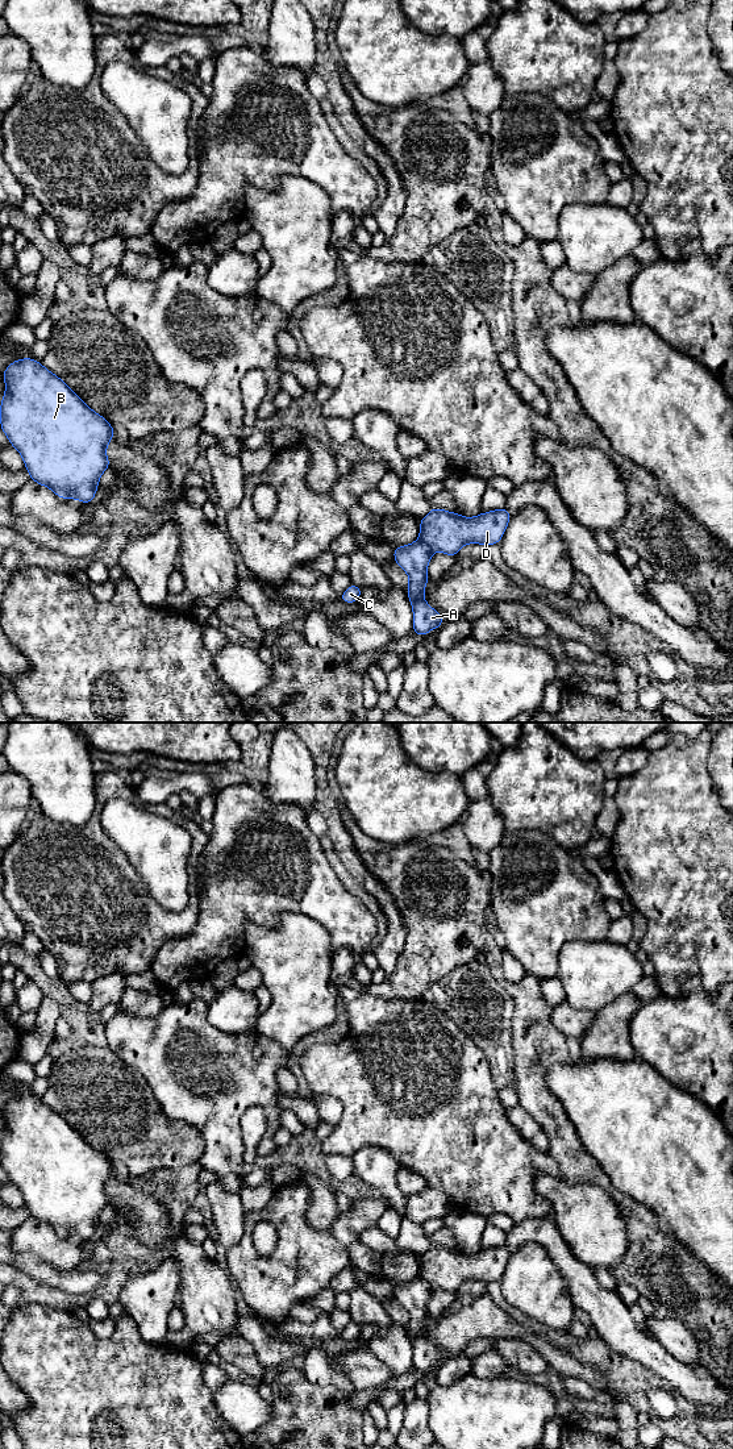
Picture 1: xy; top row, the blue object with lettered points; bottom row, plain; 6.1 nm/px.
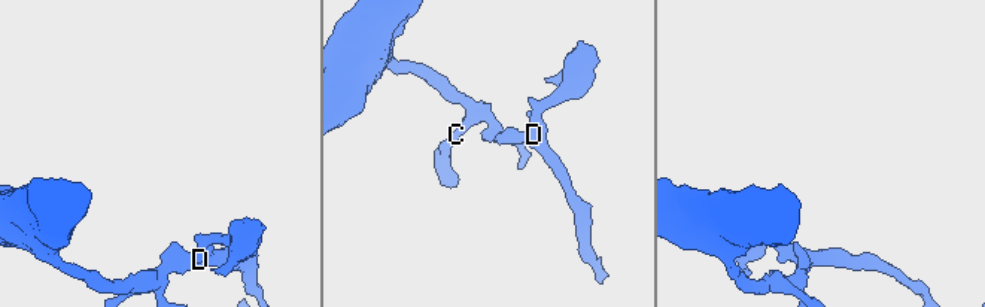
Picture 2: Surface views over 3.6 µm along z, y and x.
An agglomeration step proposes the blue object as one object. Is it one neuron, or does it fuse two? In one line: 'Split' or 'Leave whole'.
Split

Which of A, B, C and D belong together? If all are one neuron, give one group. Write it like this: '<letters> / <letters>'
A B C / D

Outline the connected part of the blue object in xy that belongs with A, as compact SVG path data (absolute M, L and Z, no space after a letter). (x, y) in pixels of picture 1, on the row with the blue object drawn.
M420 540L409 545L393 547L393 561L409 576L407 594L413 611L413 632L418 637L445 624L441 613L424 600L425 586L429 582L426 569L432 561L432 554L433 550Z

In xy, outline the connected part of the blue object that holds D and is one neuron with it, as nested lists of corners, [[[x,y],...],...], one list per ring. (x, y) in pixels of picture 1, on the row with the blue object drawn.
[[[507,507],[479,513],[471,519],[455,512],[430,508],[429,513],[420,520],[418,540],[433,551],[455,557],[467,544],[483,546],[500,544],[511,517]]]

